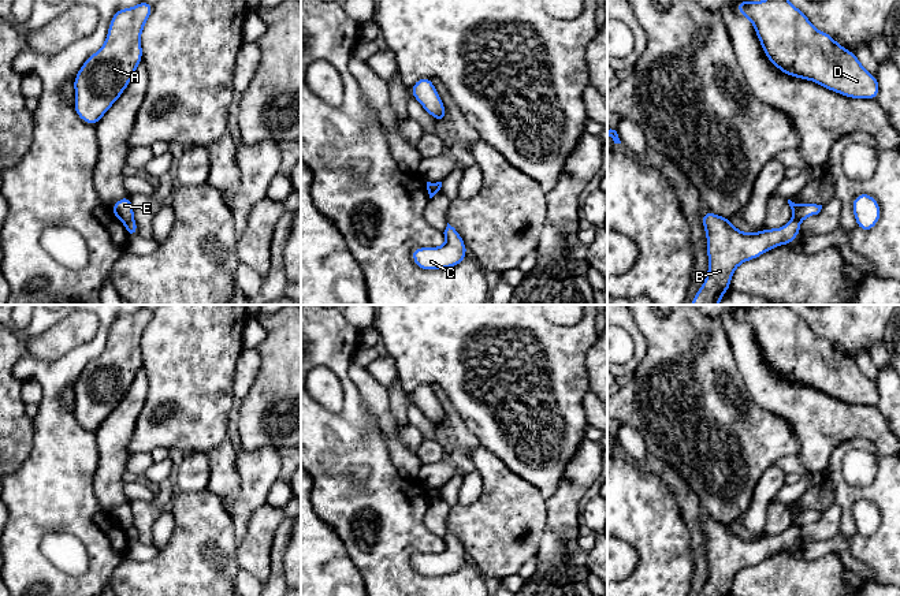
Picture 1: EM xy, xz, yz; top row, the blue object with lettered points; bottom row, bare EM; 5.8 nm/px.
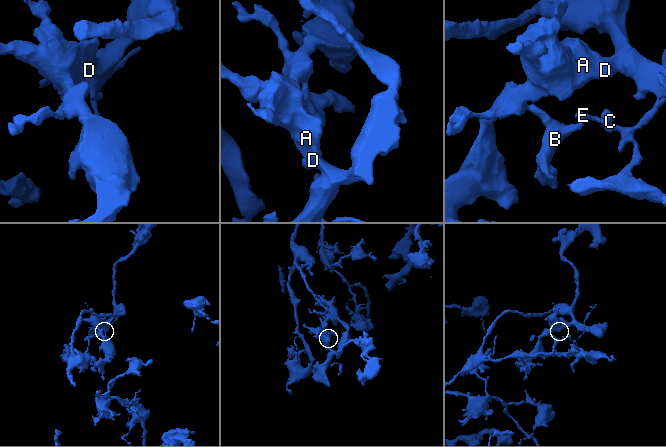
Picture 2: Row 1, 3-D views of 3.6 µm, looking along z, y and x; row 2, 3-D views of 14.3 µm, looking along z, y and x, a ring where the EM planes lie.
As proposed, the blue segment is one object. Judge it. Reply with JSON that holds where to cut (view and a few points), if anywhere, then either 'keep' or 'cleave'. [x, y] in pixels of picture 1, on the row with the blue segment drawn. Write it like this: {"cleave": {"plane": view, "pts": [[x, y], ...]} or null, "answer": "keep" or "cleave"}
{"cleave": {"plane": "xy", "pts": [[133, 219], [125, 224]]}, "answer": "cleave"}

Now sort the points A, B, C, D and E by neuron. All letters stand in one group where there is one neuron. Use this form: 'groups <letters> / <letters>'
groups A B D / C E

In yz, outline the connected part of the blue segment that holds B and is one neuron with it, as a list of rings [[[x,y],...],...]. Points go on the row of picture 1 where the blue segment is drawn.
[[[703,212],[702,223],[707,236],[709,272],[691,305],[718,305],[730,288],[734,269],[744,261],[763,253],[791,245],[802,232],[800,221],[792,219],[781,228],[765,228],[760,232],[741,232],[728,217]]]

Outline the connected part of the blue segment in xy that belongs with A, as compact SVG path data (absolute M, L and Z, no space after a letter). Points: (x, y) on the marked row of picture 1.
M146 0L118 10L104 45L75 75L74 109L85 123L96 126L130 83L142 62L141 33L152 11L153 5Z

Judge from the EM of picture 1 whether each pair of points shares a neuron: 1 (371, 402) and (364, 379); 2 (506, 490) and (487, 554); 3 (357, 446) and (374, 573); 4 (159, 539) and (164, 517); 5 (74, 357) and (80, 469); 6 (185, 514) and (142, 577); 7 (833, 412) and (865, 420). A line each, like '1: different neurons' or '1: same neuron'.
1: same neuron
2: same neuron
3: same neuron
4: same neuron
5: same neuron
6: same neuron
7: same neuron

